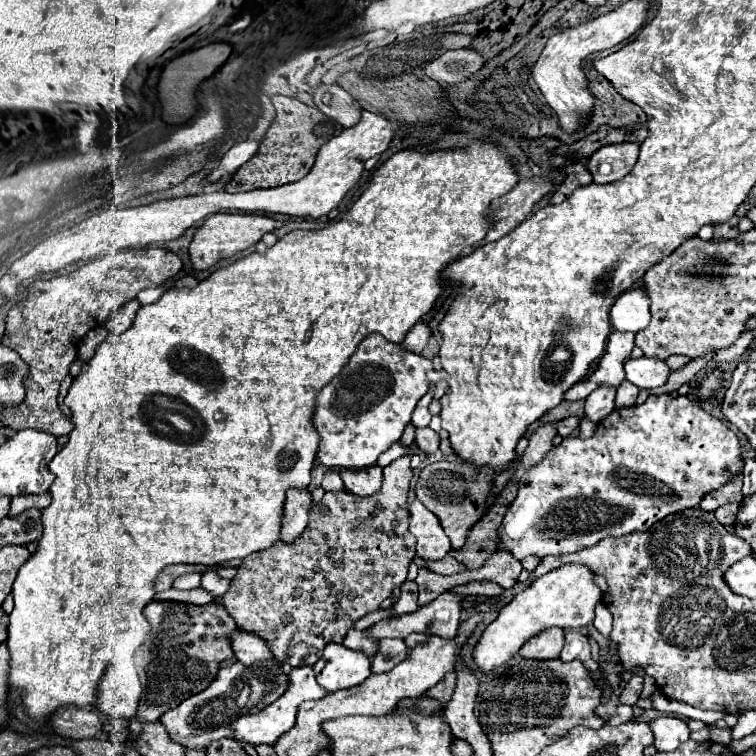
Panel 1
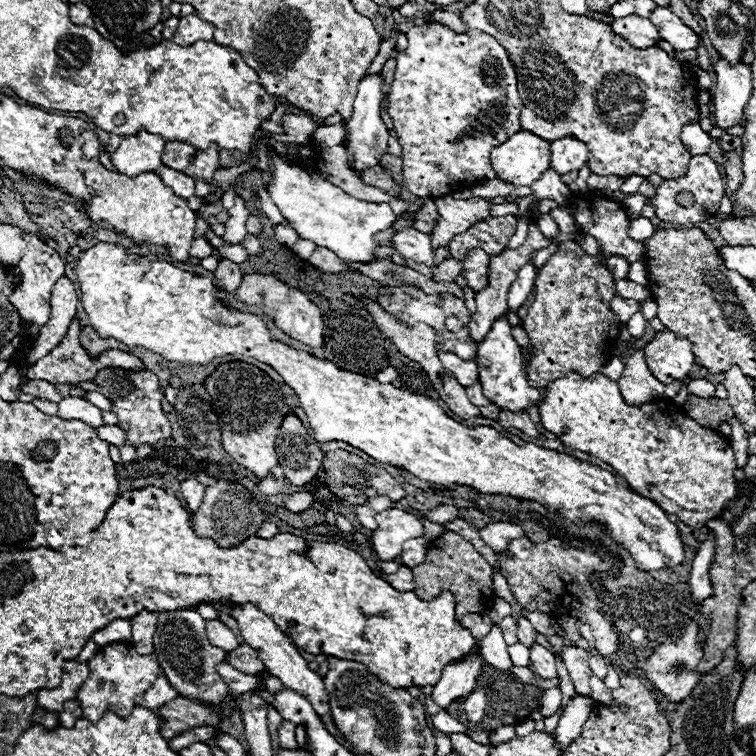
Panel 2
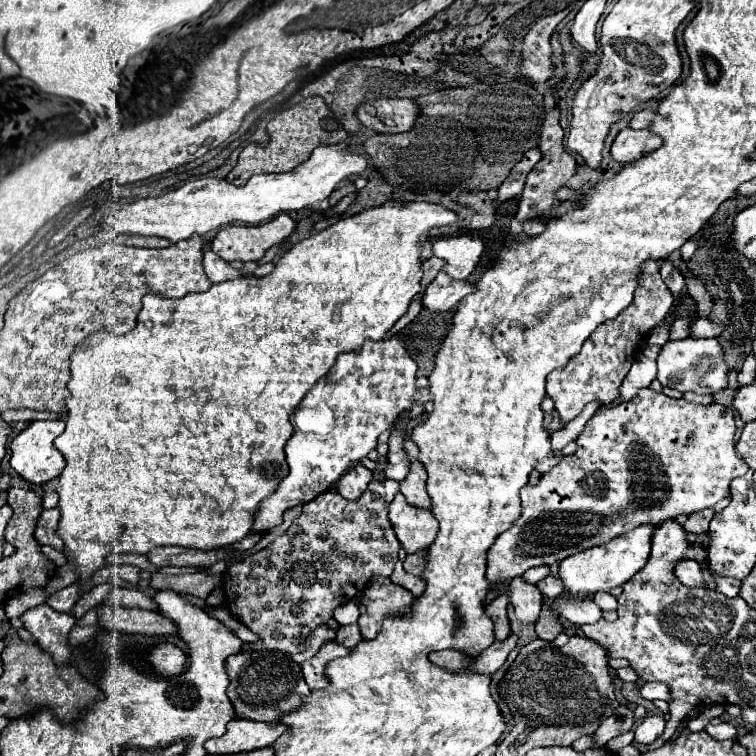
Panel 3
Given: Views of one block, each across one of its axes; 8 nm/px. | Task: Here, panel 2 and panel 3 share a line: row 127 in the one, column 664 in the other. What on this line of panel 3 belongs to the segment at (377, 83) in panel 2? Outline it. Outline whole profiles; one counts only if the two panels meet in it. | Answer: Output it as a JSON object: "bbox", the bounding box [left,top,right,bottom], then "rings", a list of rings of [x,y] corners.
{"bbox":[658,338,728,394],"rings":[[[684,338],[676,342],[666,342],[658,354],[658,380],[662,386],[676,388],[680,392],[698,392],[698,394],[714,394],[728,386],[726,380],[726,364],[724,352],[716,338],[694,340]]]}

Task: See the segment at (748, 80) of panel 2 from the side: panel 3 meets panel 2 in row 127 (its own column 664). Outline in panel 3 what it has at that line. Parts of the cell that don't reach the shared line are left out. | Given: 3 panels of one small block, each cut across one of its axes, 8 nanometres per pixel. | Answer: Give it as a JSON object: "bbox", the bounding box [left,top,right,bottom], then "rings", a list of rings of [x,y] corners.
{"bbox":[636,716,666,744],"rings":[[[646,716],[638,726],[636,726],[636,744],[652,744],[654,740],[658,740],[664,734],[666,728],[666,720],[662,716]]]}

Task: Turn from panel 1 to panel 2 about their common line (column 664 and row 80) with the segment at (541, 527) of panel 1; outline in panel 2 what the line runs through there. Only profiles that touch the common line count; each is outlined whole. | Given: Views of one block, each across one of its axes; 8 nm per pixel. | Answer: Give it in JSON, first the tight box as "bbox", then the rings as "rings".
{"bbox":[388,24,524,198],"rings":[[[420,24],[420,26],[412,26],[408,32],[408,48],[396,54],[396,78],[392,82],[390,94],[388,94],[388,114],[394,120],[394,130],[396,136],[402,144],[402,184],[408,192],[416,194],[416,196],[430,196],[430,198],[438,198],[442,194],[450,194],[450,192],[458,192],[462,188],[468,188],[472,184],[476,184],[476,180],[492,180],[494,178],[494,170],[490,168],[490,150],[502,142],[506,142],[512,134],[520,132],[520,110],[524,108],[522,98],[518,96],[516,90],[516,72],[514,66],[510,62],[510,58],[506,56],[506,50],[486,32],[478,32],[478,30],[470,30],[468,34],[456,34],[450,28],[442,26],[442,24]]]}

